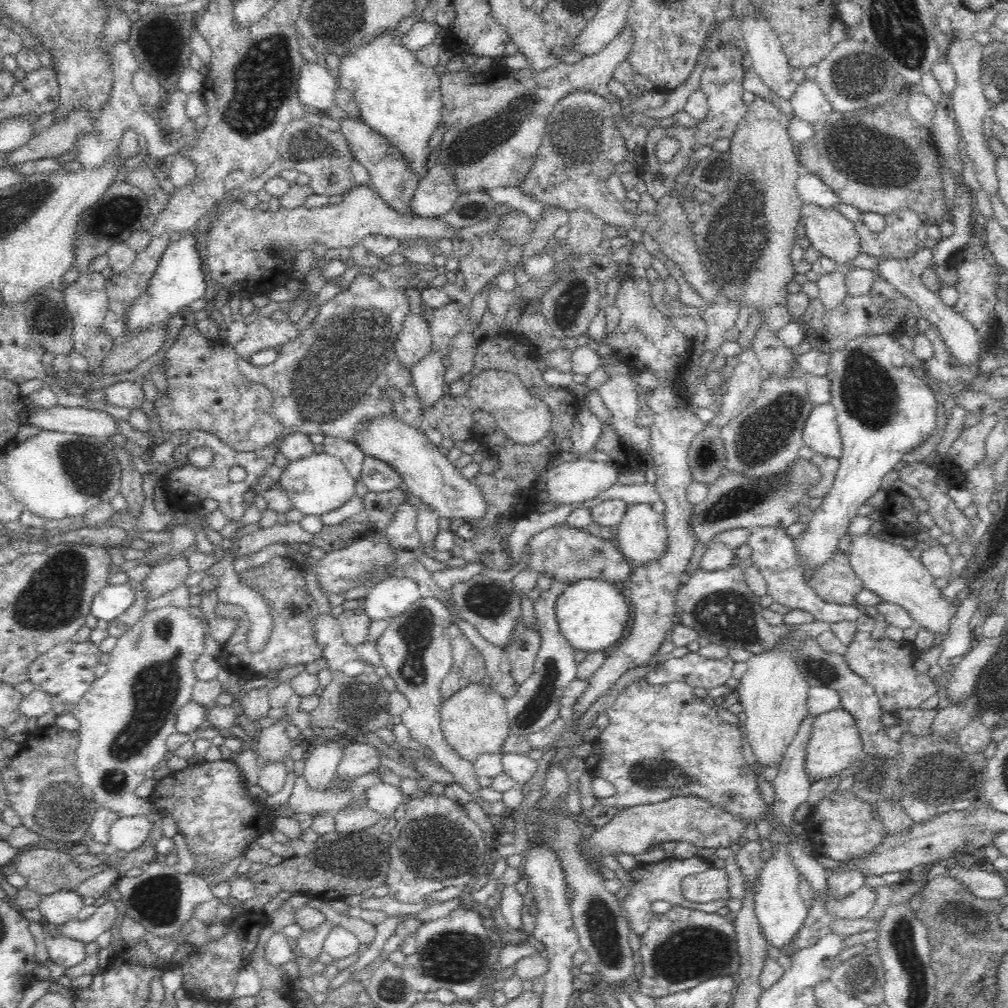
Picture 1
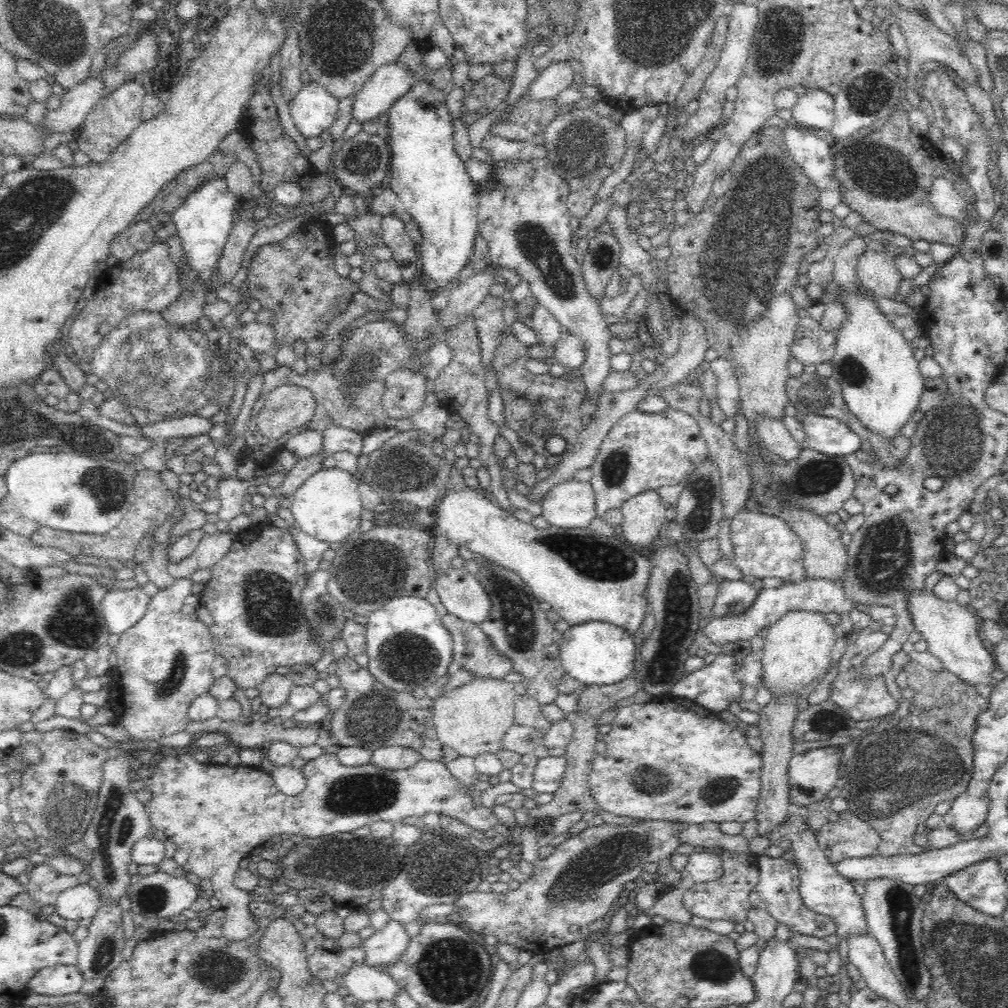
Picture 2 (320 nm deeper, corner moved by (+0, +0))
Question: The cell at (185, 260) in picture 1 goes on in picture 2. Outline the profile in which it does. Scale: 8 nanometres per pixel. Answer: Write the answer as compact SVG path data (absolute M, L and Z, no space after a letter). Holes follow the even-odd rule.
M224 175L214 176L190 193L186 201L171 213L188 264L197 272L199 279L208 285L222 256L229 232L236 222L236 212L241 201L228 189Z

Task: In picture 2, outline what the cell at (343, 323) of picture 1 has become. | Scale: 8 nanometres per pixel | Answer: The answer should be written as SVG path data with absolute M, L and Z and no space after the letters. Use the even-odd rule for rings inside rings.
M380 320L365 323L363 326L354 330L350 339L344 340L342 344L342 353L330 364L325 364L321 369L314 371L312 369L304 376L296 375L290 368L281 367L275 370L266 371L262 374L262 388L258 400L253 406L247 431L245 432L244 458L251 459L260 464L275 464L276 458L270 458L277 447L284 446L285 442L305 430L322 430L328 424L343 426L358 433L368 434L376 428L396 428L399 431L422 431L432 440L441 438L446 432L444 422L448 420L450 412L447 411L434 395L434 385L440 373L452 362L452 353L450 348L445 346L444 342L437 343L434 348L426 353L418 352L418 356L412 356L410 349L407 348L402 337L403 326L396 325L390 321ZM416 357L422 363L421 373L424 375L424 398L422 398L422 408L412 412L410 416L400 416L392 418L387 415L383 408L382 397L385 394L385 380L389 374L402 369L402 364L406 364L406 358ZM294 385L306 388L314 394L316 399L316 410L314 416L299 428L292 429L279 439L269 441L259 432L257 418L259 412L264 408L267 398L272 391L279 386Z

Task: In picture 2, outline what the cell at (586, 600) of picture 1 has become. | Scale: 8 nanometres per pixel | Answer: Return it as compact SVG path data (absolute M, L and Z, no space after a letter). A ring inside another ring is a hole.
M586 622L572 626L563 634L559 648L561 666L566 675L576 679L580 686L614 686L633 678L639 667L639 649L632 635L612 624Z

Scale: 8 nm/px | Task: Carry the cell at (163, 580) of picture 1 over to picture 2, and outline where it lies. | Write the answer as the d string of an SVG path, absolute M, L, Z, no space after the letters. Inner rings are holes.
M231 530L226 532L216 531L200 542L200 545L191 556L183 558L180 564L170 563L167 566L169 576L174 580L190 577L198 569L210 569L217 564L236 544L238 534Z

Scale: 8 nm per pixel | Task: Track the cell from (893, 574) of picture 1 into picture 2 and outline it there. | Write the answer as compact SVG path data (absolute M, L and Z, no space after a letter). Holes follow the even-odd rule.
M912 592L910 596L910 617L916 631L928 642L927 650L937 656L944 664L944 670L956 676L971 688L988 687L992 692L998 688L993 673L998 670L993 653L984 647L978 636L978 620L968 607L955 602L939 600L935 595Z

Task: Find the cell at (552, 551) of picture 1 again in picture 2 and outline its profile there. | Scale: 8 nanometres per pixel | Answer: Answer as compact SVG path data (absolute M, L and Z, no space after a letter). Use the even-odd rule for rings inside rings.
M464 489L463 491L458 492L452 491L449 494L446 494L446 496L443 496L439 500L437 509L432 516L434 516L436 520L434 525L435 529L433 530L434 535L443 535L444 537L448 537L450 542L454 543L454 545L457 547L464 547L467 550L470 550L470 552L474 552L480 557L488 559L488 561L492 561L492 563L498 564L516 573L516 575L518 575L519 579L521 579L524 584L529 585L534 597L538 601L548 603L550 606L552 606L552 609L556 611L556 614L558 614L562 621L564 621L570 628L572 628L572 626L578 626L578 624L586 624L586 622L596 622L597 624L602 624L602 622L604 622L605 624L612 624L613 626L630 633L632 638L636 636L638 632L640 632L640 629L642 628L641 625L646 619L647 610L650 609L648 586L650 576L652 576L653 563L651 557L648 556L643 550L628 544L621 537L615 536L607 538L595 534L593 530L590 530L589 528L564 530L550 527L548 529L536 529L530 523L522 523L522 521L516 519L514 515L504 510L498 504L495 504L488 499L484 499L484 497L478 495L474 489Z

